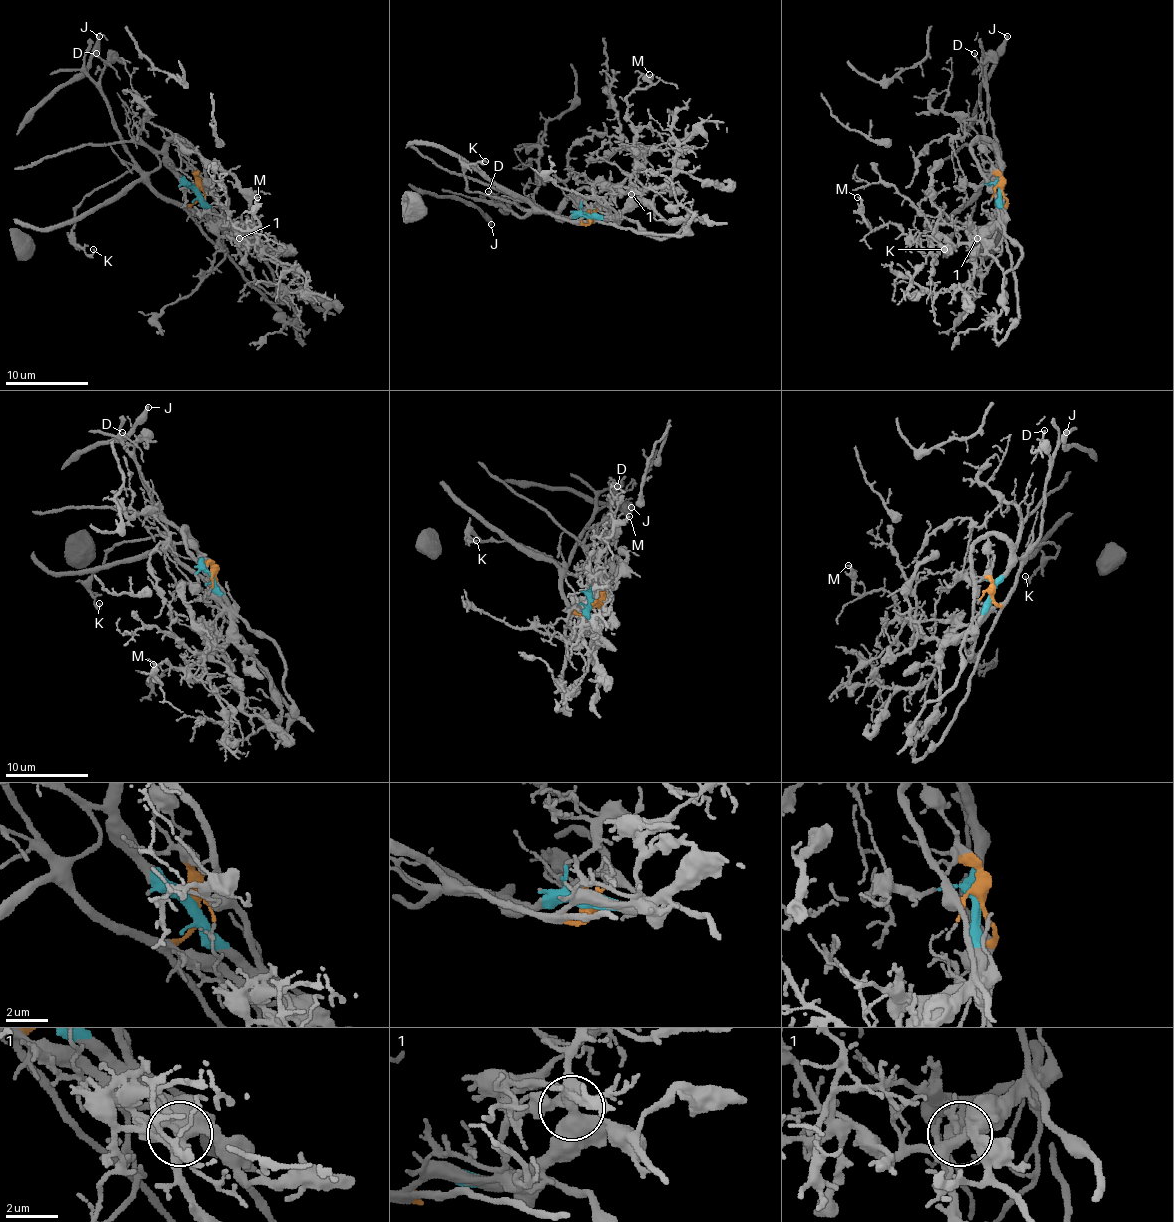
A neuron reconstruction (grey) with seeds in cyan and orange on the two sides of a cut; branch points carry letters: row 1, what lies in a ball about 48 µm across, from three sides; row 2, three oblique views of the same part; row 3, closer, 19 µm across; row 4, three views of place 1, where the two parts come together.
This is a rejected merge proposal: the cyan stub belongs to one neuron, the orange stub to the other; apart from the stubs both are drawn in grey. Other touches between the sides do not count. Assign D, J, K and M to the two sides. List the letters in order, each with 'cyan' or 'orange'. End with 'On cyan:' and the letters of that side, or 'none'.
D: orange
J: orange
K: orange
M: cyan
On cyan: M

